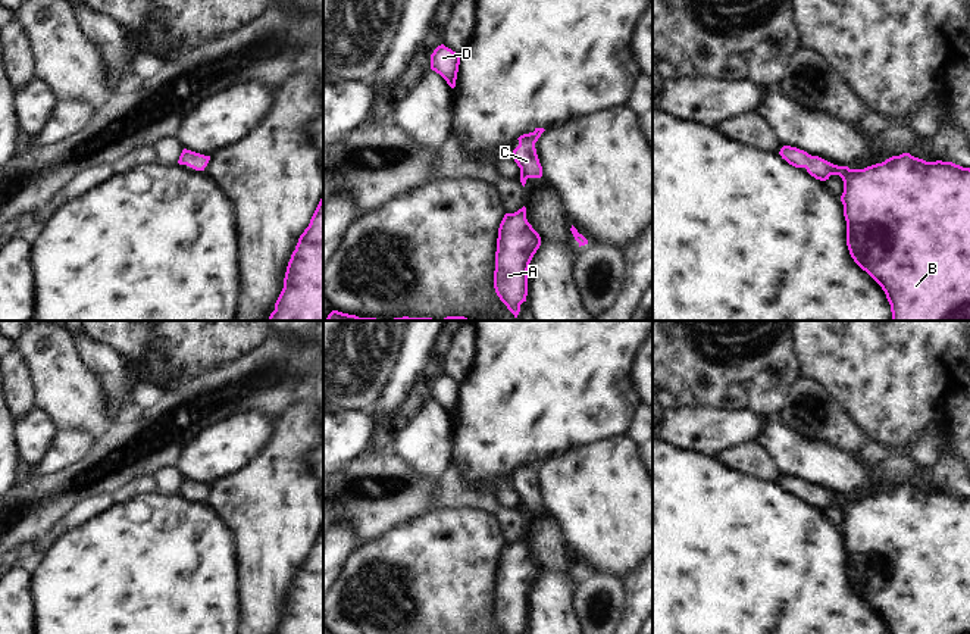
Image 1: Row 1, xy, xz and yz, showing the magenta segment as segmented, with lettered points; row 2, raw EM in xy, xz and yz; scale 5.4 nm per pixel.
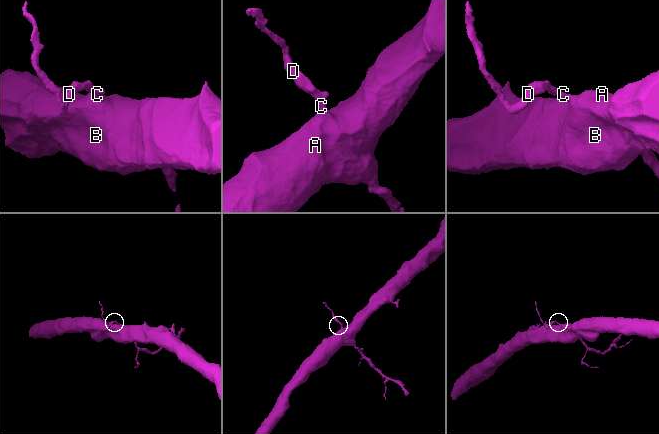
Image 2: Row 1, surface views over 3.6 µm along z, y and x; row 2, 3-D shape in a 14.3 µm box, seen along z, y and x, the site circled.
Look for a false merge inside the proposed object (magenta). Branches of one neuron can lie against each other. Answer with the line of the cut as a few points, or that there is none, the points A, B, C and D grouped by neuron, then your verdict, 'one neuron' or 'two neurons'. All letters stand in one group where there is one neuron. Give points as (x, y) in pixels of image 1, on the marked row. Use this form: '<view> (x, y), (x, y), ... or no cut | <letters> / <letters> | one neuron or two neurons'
no cut | A B C D | one neuron

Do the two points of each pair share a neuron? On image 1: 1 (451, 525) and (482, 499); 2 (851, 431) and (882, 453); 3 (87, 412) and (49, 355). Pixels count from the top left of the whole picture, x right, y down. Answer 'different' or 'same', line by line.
1: different
2: different
3: same

